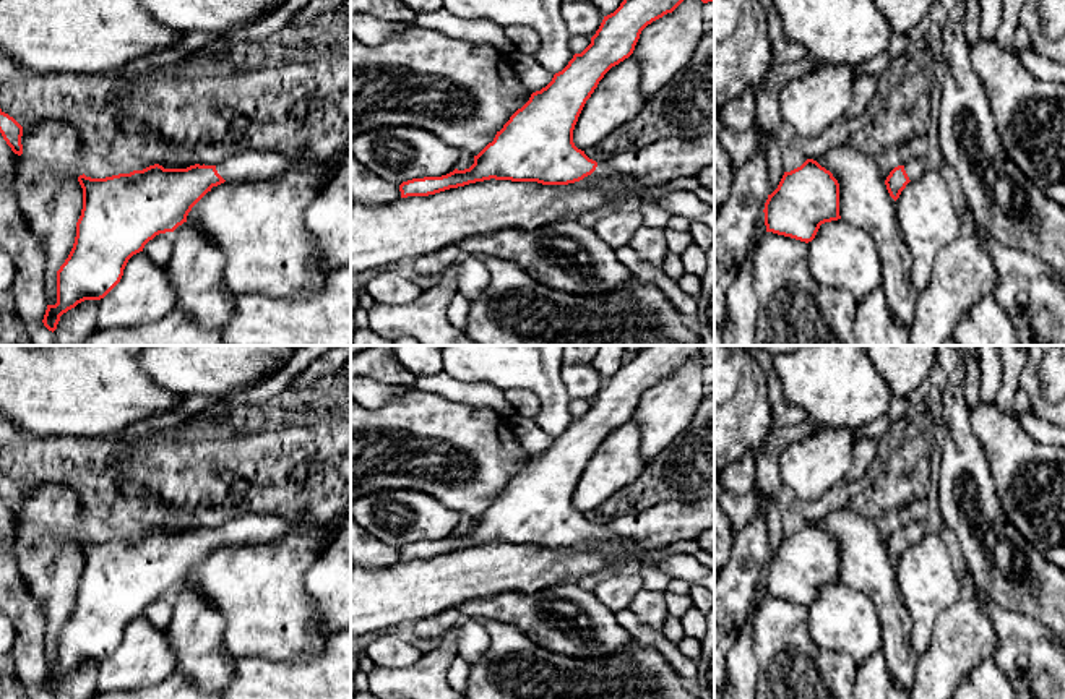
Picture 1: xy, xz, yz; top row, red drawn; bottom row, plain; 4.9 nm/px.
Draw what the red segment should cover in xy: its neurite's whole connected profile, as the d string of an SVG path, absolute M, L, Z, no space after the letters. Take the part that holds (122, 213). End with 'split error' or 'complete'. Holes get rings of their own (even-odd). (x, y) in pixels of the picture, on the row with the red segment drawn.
M247 151L218 165L190 165L164 169L159 164L130 174L106 178L78 177L83 188L83 209L76 222L76 237L65 263L57 271L57 303L47 305L44 326L55 331L60 316L84 300L104 298L122 279L128 259L143 251L144 245L159 234L174 232L187 222L192 208L213 187L224 182L252 182L286 172L297 159L281 151Z; split error

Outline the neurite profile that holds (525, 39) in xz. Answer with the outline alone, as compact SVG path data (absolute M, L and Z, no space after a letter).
M508 26L505 28L505 34L515 44L518 52L536 55L541 47L537 32L528 26Z

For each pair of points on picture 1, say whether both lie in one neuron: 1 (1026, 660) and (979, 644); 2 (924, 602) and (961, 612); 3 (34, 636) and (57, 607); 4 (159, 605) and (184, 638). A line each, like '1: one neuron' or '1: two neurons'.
1: two neurons
2: two neurons
3: two neurons
4: two neurons

